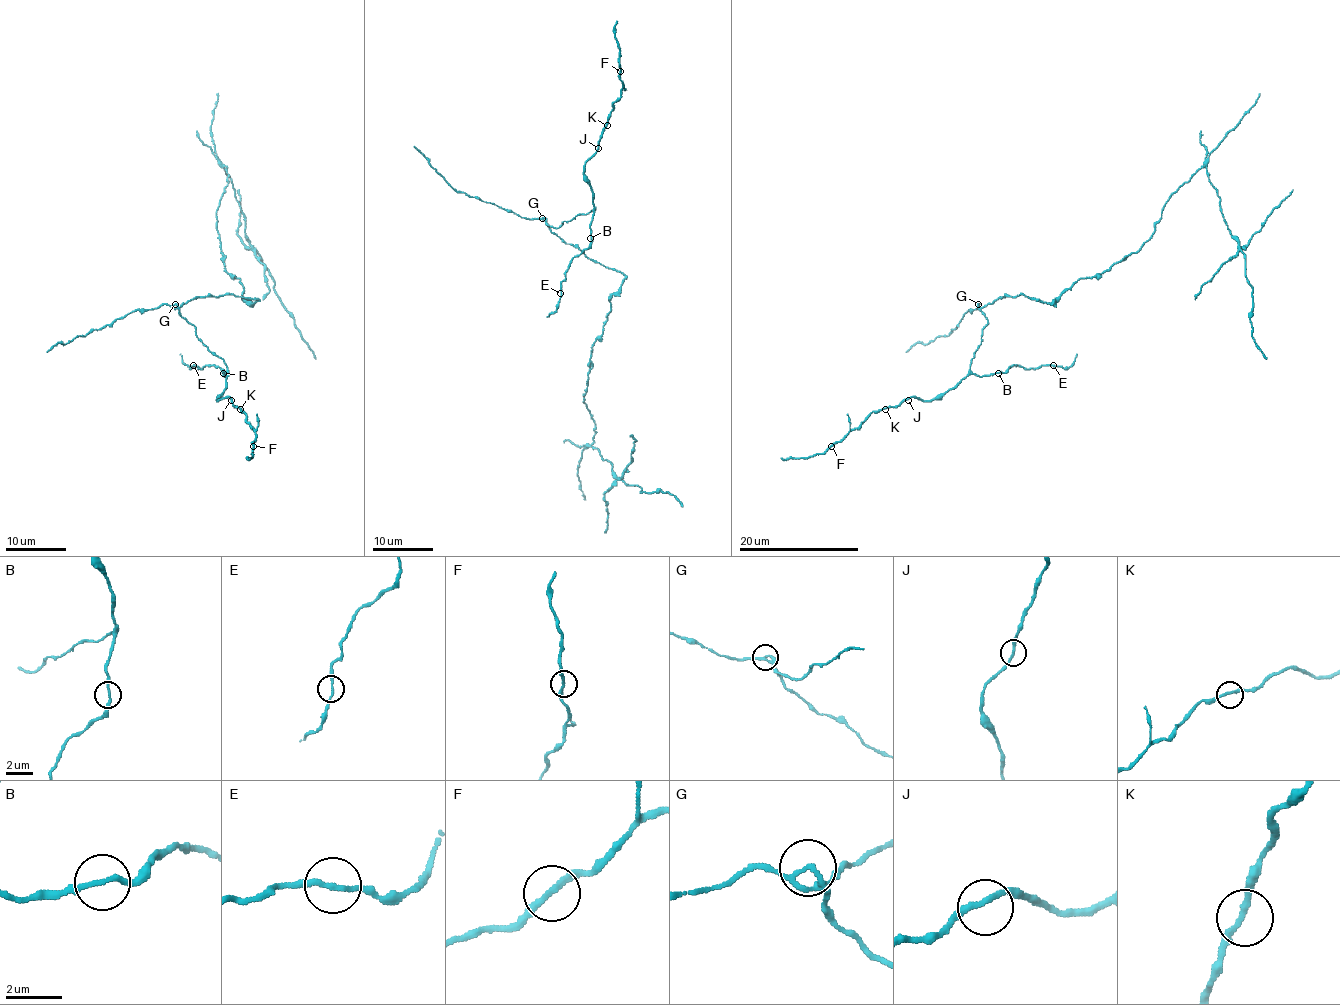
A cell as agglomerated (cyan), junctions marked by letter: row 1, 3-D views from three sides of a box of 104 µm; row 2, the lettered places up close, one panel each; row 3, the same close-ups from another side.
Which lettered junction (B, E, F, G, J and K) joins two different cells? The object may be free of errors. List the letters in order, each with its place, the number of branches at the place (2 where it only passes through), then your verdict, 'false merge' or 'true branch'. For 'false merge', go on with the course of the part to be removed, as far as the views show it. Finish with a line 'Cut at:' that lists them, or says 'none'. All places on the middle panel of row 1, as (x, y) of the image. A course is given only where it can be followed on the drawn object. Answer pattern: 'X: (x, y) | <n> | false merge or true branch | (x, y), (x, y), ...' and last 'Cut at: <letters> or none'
B: (590, 238) | 2 | true branch
E: (560, 293) | 2 | true branch
F: (620, 71) | 2 | true branch
G: (542, 218) | 2 | false merge | (542, 218), (625, 278), (592, 349), (583, 401), (595, 424), (590, 445), (617, 478), (667, 492), (682, 507)
J: (598, 148) | 2 | true branch
K: (607, 125) | 2 | true branch
Cut at: G

